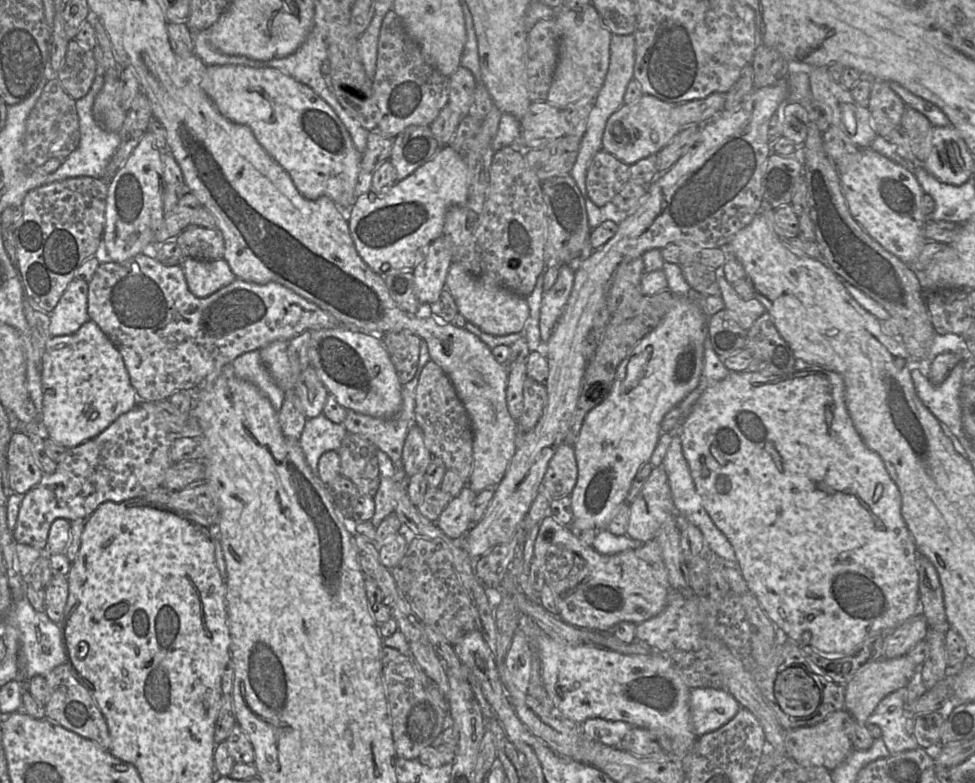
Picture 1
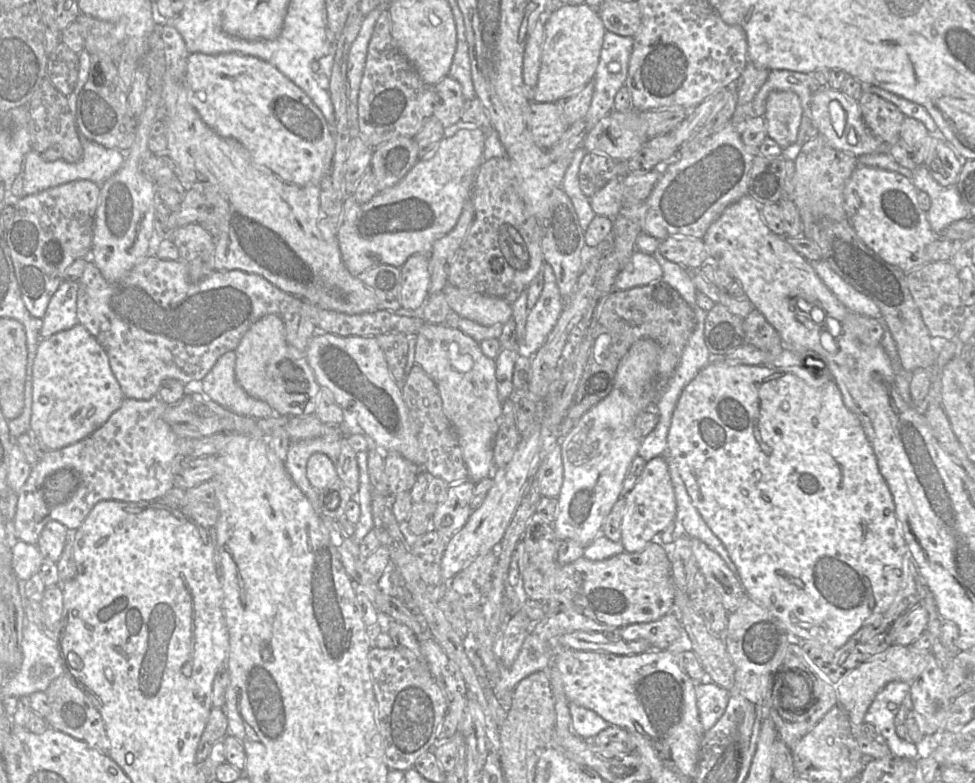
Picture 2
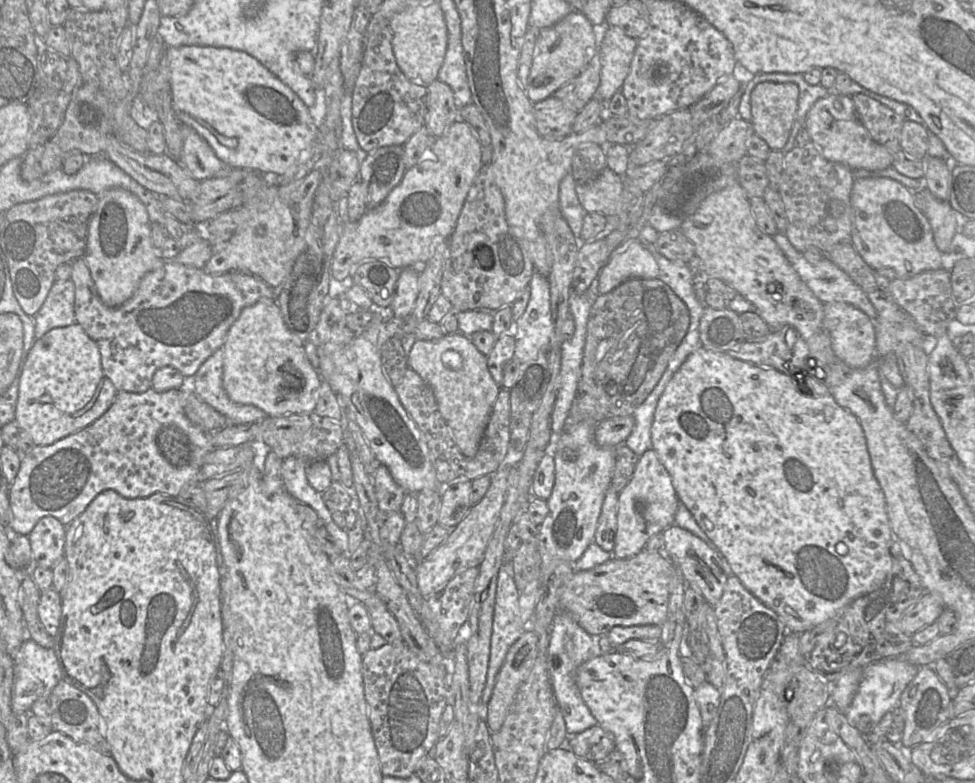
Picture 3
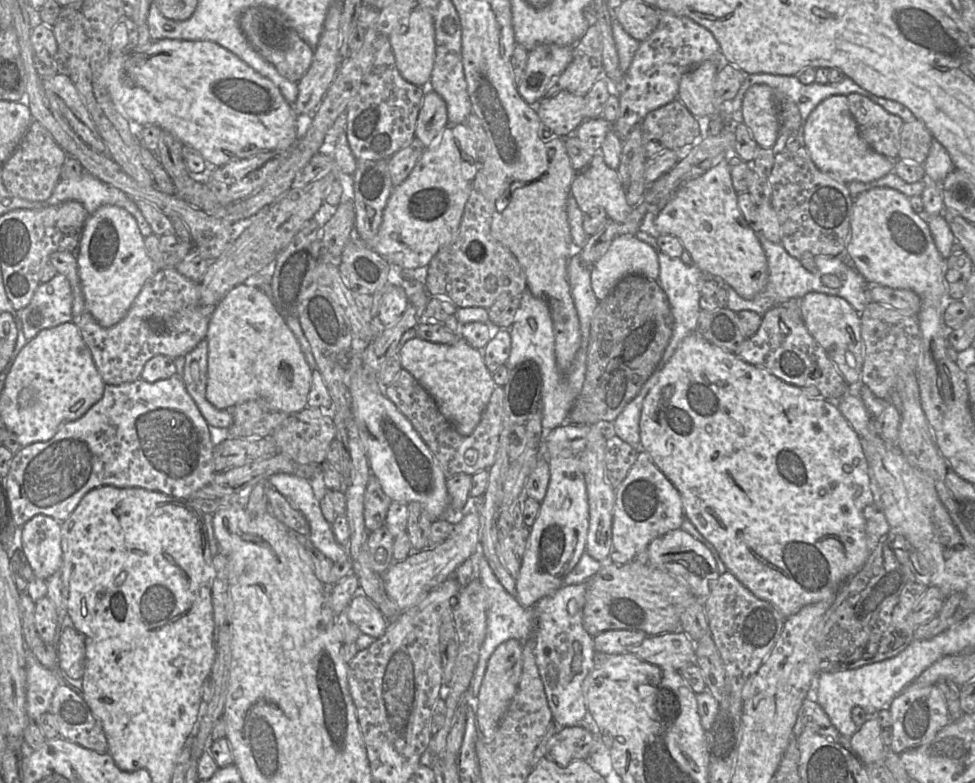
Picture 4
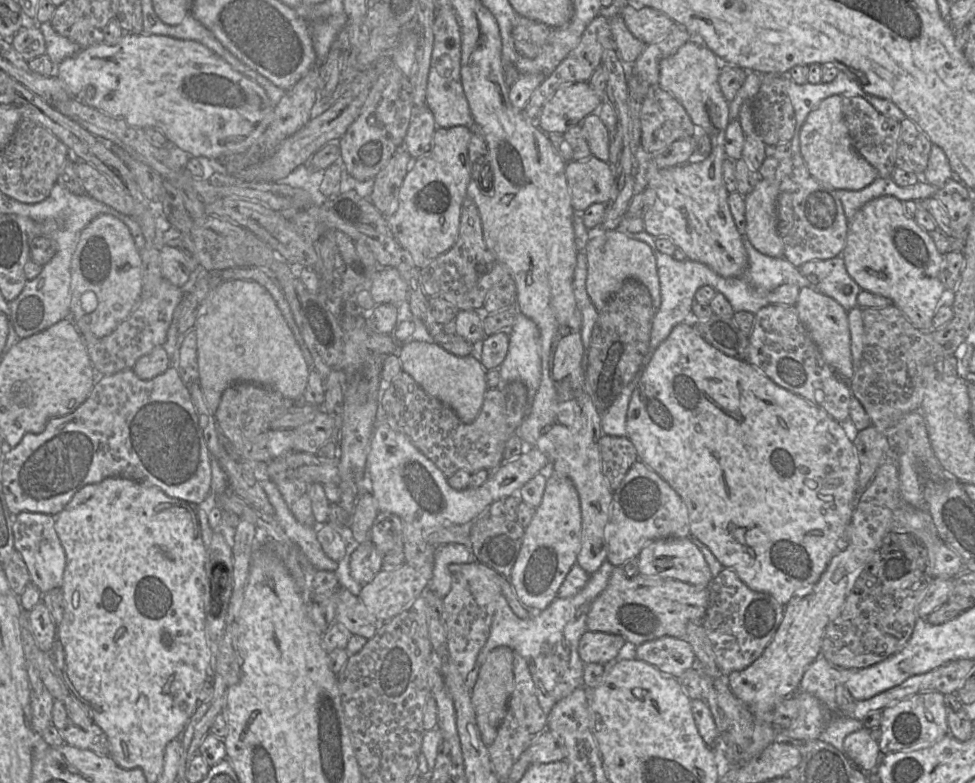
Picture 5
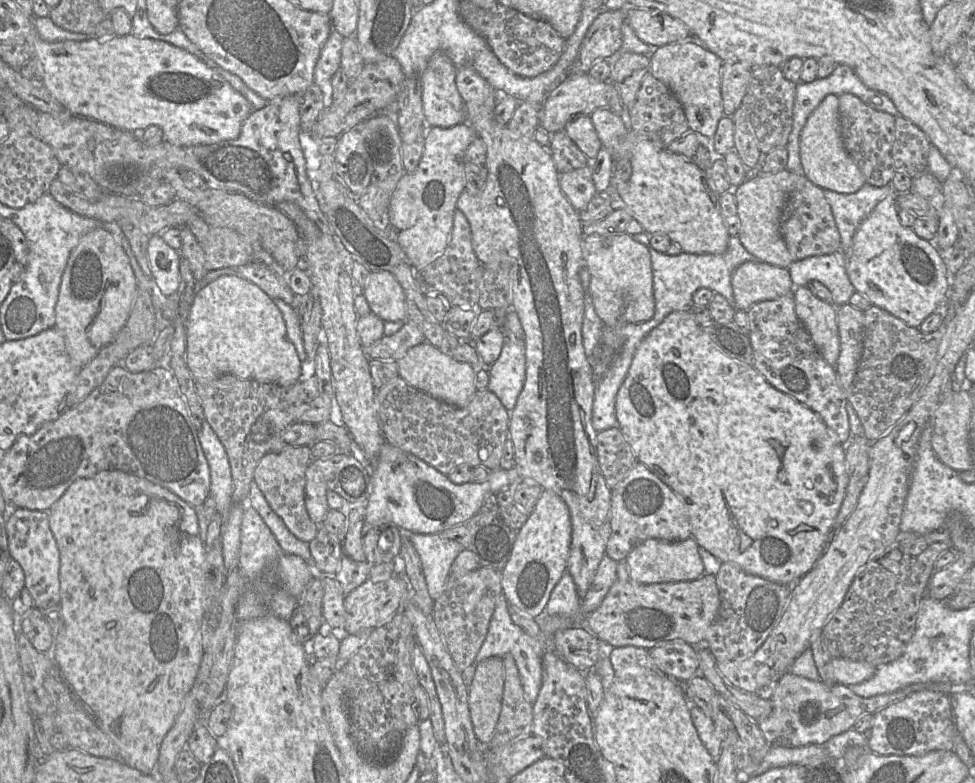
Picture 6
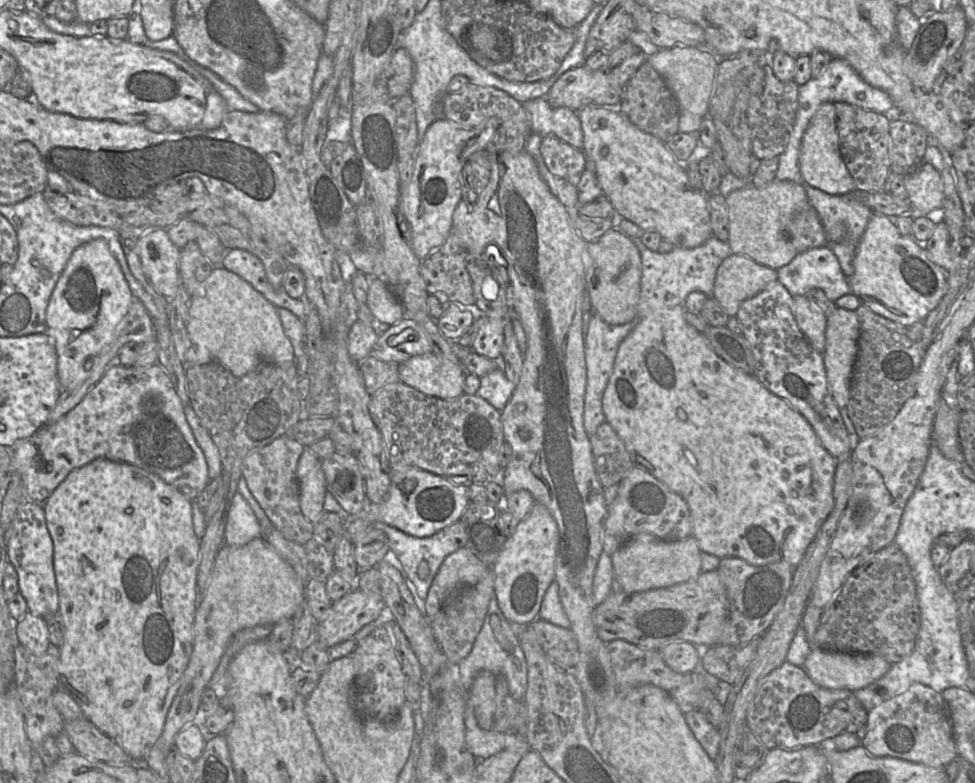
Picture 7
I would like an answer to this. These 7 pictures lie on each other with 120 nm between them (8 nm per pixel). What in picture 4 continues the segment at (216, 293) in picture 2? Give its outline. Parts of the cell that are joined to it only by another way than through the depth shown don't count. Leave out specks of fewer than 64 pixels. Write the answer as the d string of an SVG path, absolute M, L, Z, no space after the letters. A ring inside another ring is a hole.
M57 251L50 255L49 263L70 282L73 293L72 322L78 327L106 385L139 380L144 365L151 358L158 355L172 359L186 356L206 339L215 307L204 305L199 284L187 279L175 268L165 268L153 275L144 284L125 317L114 326L104 328L85 305L77 256L72 252Z

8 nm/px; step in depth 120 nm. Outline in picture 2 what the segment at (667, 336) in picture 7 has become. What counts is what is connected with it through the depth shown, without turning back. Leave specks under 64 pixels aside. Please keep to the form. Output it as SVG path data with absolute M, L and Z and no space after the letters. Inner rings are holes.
M711 360L678 399L668 431L666 455L675 462L693 505L725 546L747 595L779 620L792 640L817 640L840 648L869 618L881 616L889 609L899 590L903 558L909 550L876 457L858 419L844 405L831 374L819 375L815 369L800 366L765 367Z

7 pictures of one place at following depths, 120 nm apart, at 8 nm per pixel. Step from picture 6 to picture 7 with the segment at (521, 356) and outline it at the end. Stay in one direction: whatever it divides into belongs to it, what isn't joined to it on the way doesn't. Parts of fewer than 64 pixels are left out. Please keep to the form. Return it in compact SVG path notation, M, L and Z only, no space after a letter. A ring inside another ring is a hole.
M501 367L495 368L480 380L476 394L501 412L510 400L516 385L507 379Z

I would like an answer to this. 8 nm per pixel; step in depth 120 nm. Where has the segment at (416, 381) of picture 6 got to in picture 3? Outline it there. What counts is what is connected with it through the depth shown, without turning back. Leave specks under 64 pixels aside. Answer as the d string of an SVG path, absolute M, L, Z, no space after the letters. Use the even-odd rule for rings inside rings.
M457 331L431 341L416 339L406 362L432 389L439 411L451 429L461 453L467 457L475 456L500 390L489 372L487 356L475 347L468 336Z

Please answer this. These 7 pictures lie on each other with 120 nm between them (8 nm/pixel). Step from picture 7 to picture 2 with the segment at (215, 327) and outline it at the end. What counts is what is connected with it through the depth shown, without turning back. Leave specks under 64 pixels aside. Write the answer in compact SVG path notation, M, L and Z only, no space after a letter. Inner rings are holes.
M269 314L255 322L235 353L235 377L247 394L267 402L277 415L307 416L315 413L322 388L306 356L288 344L281 316Z

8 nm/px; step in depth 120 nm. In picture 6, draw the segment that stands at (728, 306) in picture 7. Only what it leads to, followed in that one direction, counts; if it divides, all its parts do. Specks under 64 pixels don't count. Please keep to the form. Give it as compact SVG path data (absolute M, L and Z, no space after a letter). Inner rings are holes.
M747 261L739 265L732 274L731 286L736 310L744 311L758 302L794 293L789 269L763 262Z

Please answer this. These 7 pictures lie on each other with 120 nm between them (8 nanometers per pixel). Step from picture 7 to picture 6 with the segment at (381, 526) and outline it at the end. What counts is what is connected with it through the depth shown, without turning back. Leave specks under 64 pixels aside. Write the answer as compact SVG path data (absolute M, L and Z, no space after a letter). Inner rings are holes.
M405 532L414 545L423 565L430 596L435 600L444 591L451 564L465 548L455 540L437 534Z

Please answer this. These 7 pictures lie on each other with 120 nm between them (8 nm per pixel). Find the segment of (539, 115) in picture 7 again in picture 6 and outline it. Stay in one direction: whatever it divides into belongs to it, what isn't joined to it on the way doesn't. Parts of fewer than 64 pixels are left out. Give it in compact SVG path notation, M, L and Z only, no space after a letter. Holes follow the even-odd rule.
M590 116L575 118L565 126L564 131L589 160L596 159L602 144Z

